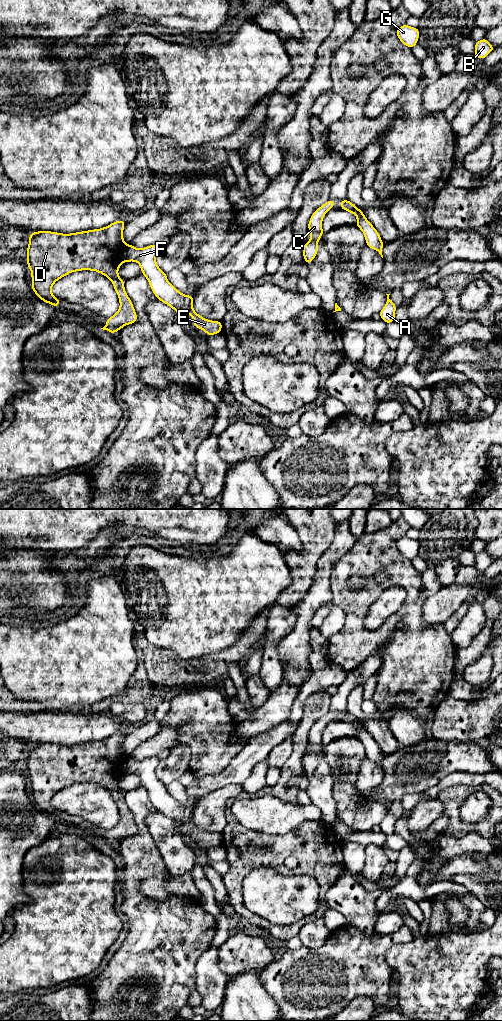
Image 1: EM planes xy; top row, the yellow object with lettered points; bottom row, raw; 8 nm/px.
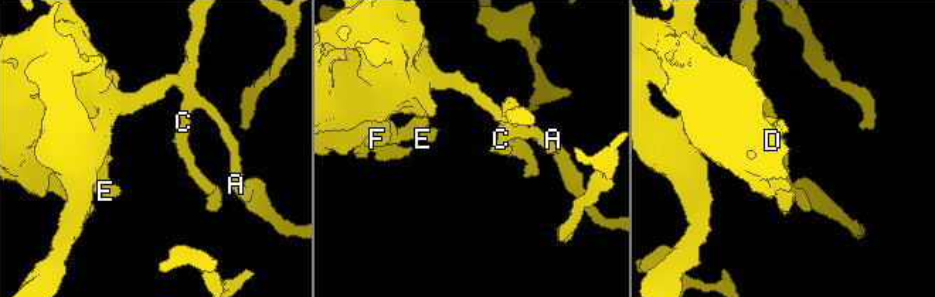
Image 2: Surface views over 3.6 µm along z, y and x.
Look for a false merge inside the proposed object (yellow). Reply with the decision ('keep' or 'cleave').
cleave

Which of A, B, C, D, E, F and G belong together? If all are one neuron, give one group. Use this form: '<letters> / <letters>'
A B C E F G / D

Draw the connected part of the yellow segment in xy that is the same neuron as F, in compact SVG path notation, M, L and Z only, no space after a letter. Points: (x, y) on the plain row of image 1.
M129 756L122 764L124 774L138 774L151 802L157 812L162 813L175 822L177 826L188 825L193 830L196 840L202 841L208 848L222 844L222 833L212 833L201 829L193 821L192 807L184 807L168 794L167 786L164 785L156 775L159 763L157 756L149 757L141 761Z

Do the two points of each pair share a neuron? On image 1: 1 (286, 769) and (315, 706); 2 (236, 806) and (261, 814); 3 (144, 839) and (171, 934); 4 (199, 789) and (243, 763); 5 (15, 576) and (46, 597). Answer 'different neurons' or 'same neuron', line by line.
1: same neuron
2: same neuron
3: same neuron
4: same neuron
5: same neuron

